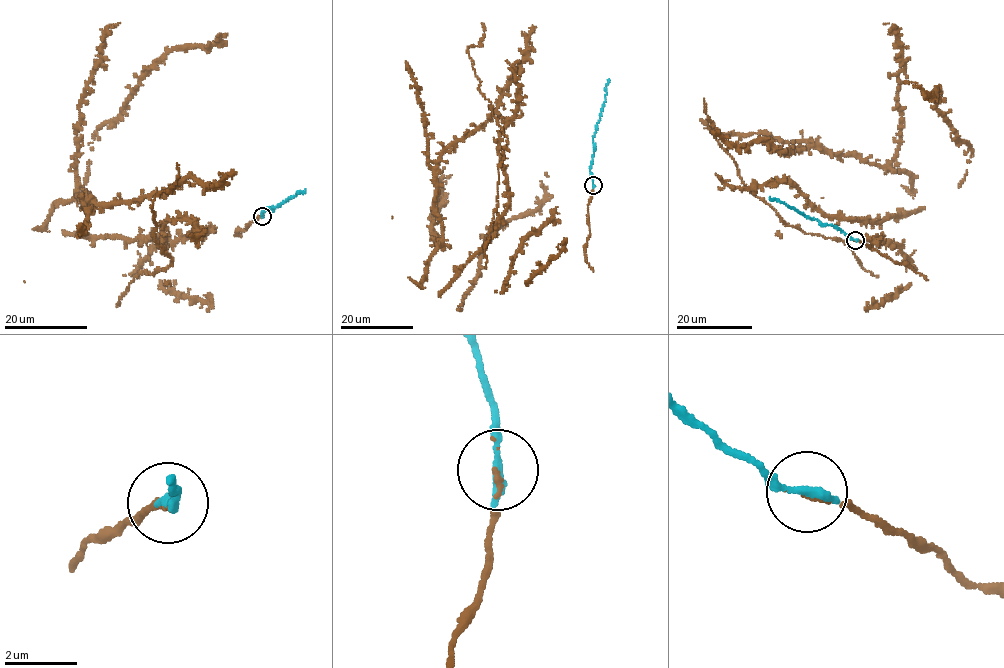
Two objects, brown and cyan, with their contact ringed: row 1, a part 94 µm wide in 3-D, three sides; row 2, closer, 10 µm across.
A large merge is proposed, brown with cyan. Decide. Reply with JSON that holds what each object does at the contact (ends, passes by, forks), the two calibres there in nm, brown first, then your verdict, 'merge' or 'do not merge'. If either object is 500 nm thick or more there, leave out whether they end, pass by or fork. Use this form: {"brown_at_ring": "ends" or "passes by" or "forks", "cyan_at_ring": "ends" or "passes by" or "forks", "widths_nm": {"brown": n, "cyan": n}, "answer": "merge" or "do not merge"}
{"brown_at_ring": "ends", "cyan_at_ring": "ends", "widths_nm": {"brown": 90, "cyan": 320}, "answer": "merge"}

